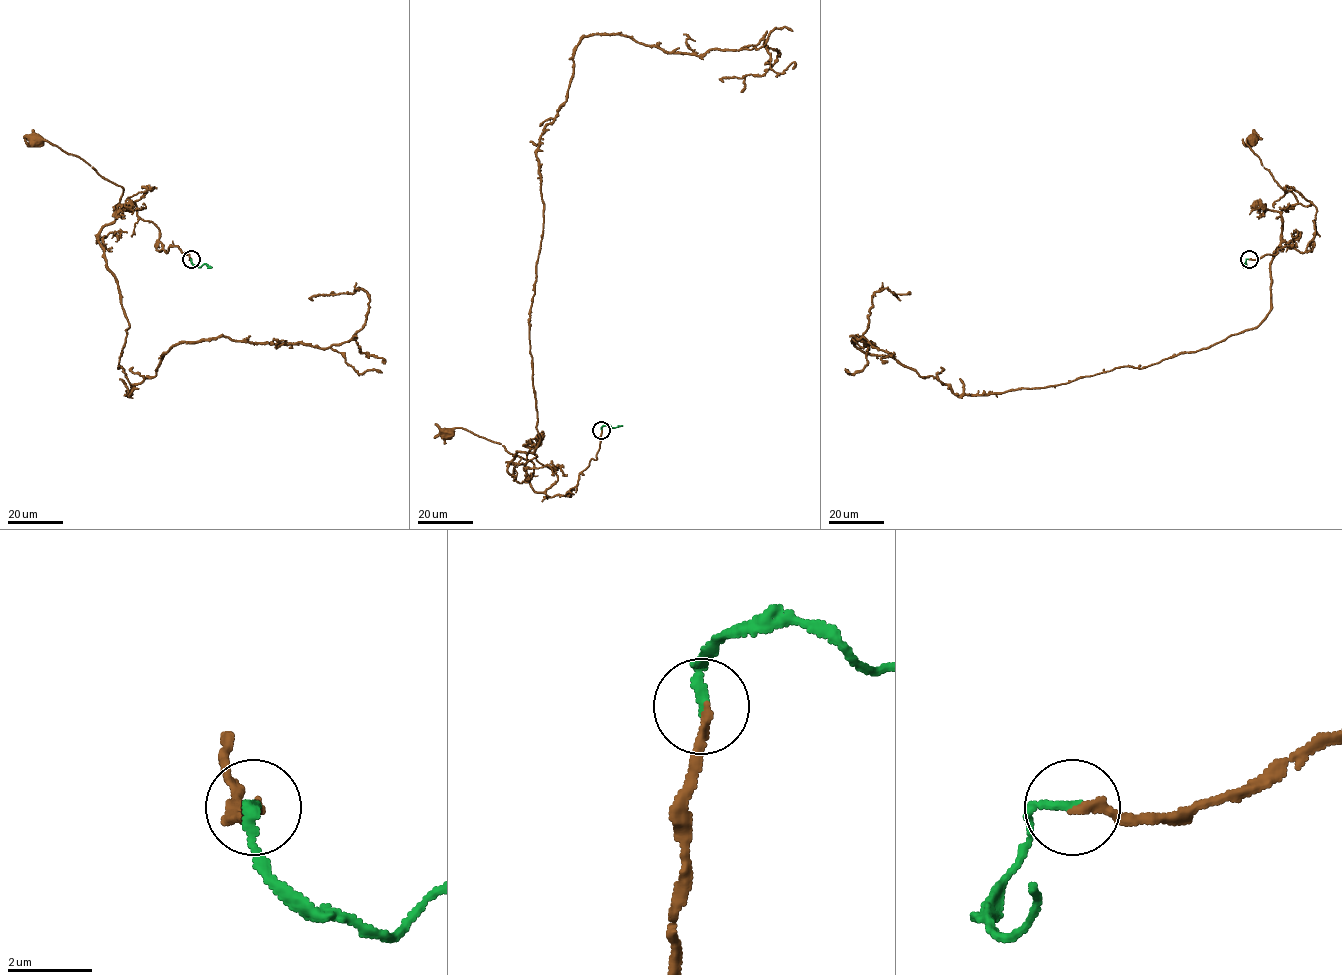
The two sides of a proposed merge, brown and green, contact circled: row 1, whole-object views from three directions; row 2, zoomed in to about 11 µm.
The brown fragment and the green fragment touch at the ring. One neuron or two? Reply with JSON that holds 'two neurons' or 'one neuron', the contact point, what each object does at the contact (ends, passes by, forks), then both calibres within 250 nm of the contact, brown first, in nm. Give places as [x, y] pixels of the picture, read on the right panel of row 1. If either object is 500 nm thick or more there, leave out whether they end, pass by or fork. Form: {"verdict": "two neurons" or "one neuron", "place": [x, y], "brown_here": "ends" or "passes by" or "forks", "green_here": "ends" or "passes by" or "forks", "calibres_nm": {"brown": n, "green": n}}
{"verdict": "one neuron", "place": [1249, 259], "brown_here": "ends", "green_here": "ends", "calibres_nm": {"brown": 190, "green": 190}}

